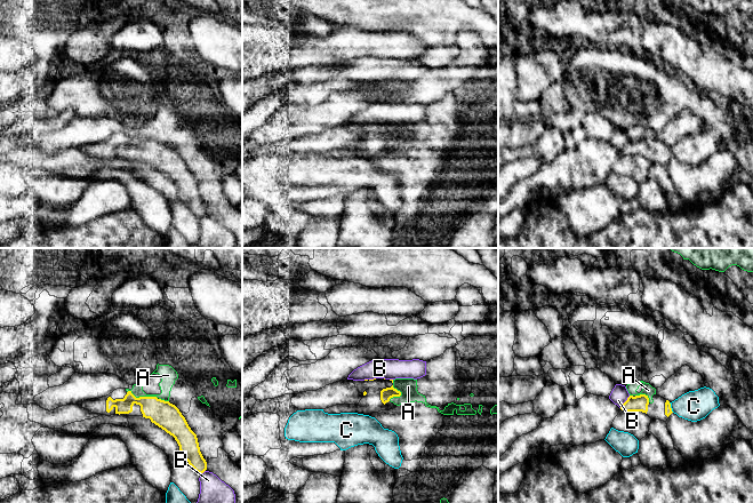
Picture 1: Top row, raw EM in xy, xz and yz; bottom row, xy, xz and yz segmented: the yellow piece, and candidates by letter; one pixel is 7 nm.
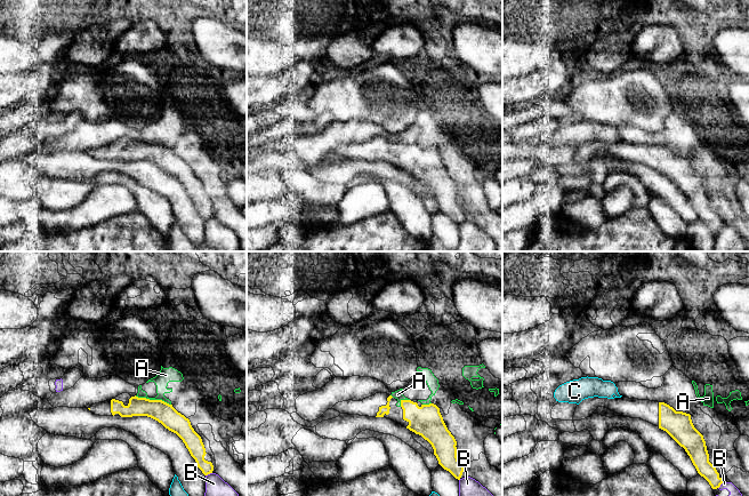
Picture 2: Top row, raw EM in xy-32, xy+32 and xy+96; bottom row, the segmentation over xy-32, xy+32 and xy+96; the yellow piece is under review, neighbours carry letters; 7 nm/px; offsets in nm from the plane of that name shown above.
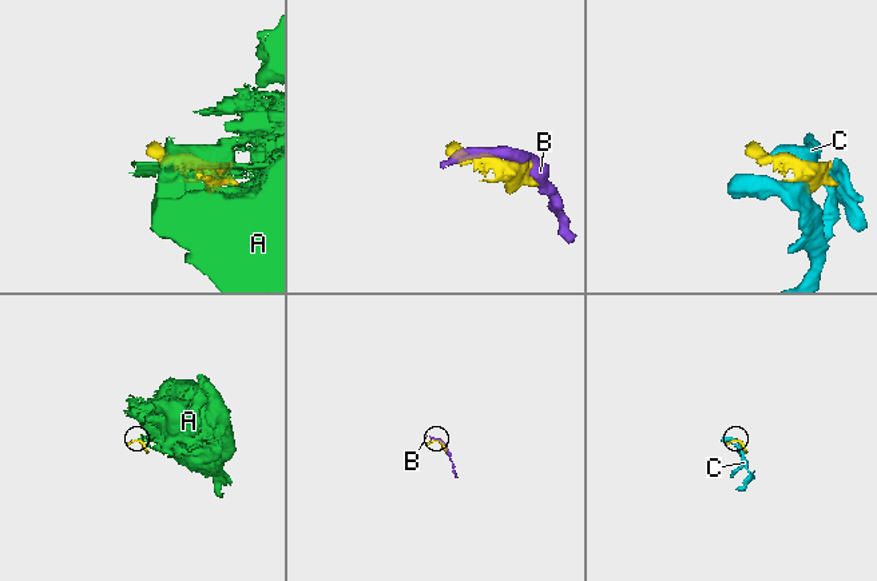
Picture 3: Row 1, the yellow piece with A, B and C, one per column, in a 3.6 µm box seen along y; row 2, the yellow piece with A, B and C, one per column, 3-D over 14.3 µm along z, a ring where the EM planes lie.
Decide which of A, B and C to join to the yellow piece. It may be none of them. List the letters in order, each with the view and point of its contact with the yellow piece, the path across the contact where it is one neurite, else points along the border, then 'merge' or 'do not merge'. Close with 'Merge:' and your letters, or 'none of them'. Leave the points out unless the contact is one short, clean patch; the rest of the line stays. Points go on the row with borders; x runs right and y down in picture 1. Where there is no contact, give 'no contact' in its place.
A: contact xy (142, 397); border xy (127, 391), (130, 391), (136, 397), (157, 398); do not merge
B: contact yz (625, 401); do not merge
C: contact yz (670, 407); do not merge
Merge: none of them

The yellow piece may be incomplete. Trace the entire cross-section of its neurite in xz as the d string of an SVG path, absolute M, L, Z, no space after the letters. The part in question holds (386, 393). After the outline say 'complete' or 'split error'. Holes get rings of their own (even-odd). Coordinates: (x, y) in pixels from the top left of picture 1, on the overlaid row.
M374 378L365 381L349 380L355 384L355 388L363 394L358 405L336 405L323 409L328 414L358 413L371 416L373 413L390 410L396 407L390 401L393 397L400 397L401 392L396 389L386 386L385 378Z; split error

